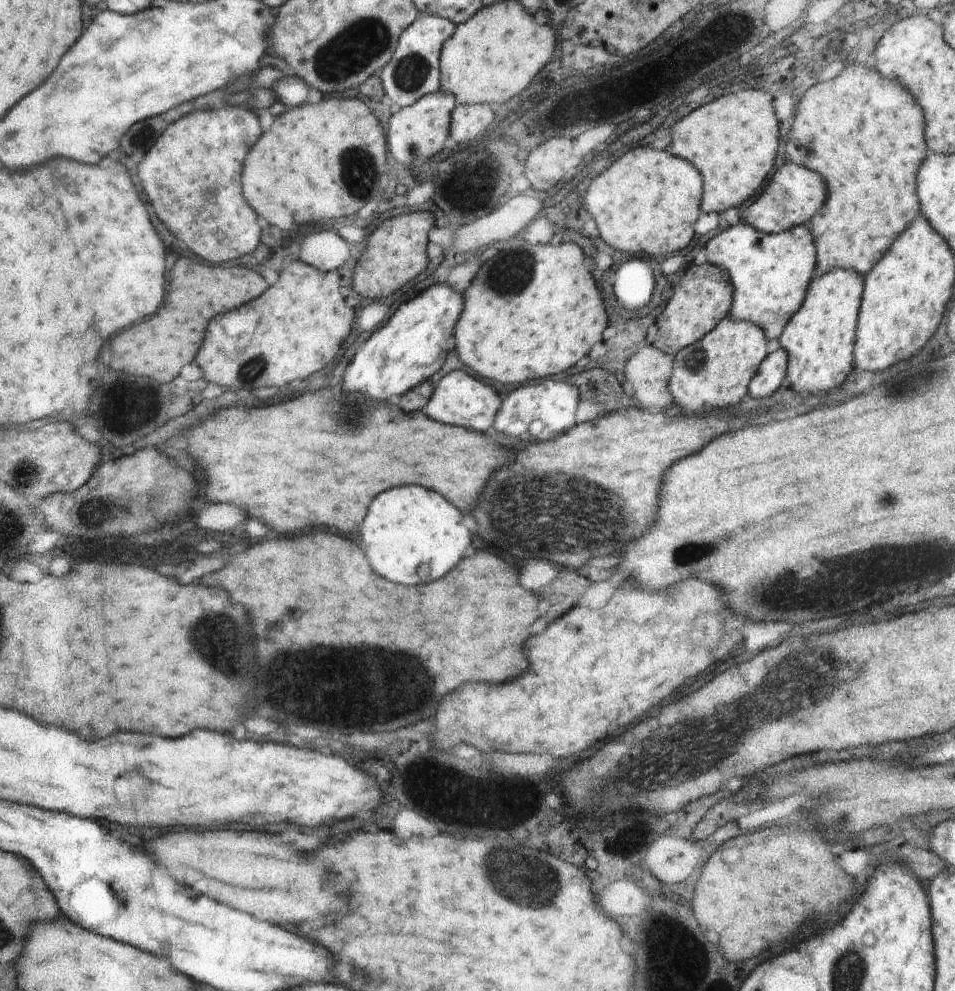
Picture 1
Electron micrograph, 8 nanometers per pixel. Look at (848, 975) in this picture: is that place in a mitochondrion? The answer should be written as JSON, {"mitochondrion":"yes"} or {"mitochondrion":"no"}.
{"mitochondrion":"yes"}

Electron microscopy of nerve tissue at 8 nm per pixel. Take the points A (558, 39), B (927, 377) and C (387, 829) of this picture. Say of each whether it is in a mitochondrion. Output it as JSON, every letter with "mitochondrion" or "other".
{"A":"other","B":"mitochondrion","C":"other"}

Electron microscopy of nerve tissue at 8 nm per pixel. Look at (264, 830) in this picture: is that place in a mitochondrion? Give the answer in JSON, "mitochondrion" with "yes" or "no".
{"mitochondrion":"no"}

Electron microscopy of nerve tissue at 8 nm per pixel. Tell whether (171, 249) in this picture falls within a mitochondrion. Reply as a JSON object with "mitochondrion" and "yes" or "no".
{"mitochondrion":"no"}

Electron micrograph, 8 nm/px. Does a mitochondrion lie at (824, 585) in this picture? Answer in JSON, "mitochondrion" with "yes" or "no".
{"mitochondrion":"yes"}

